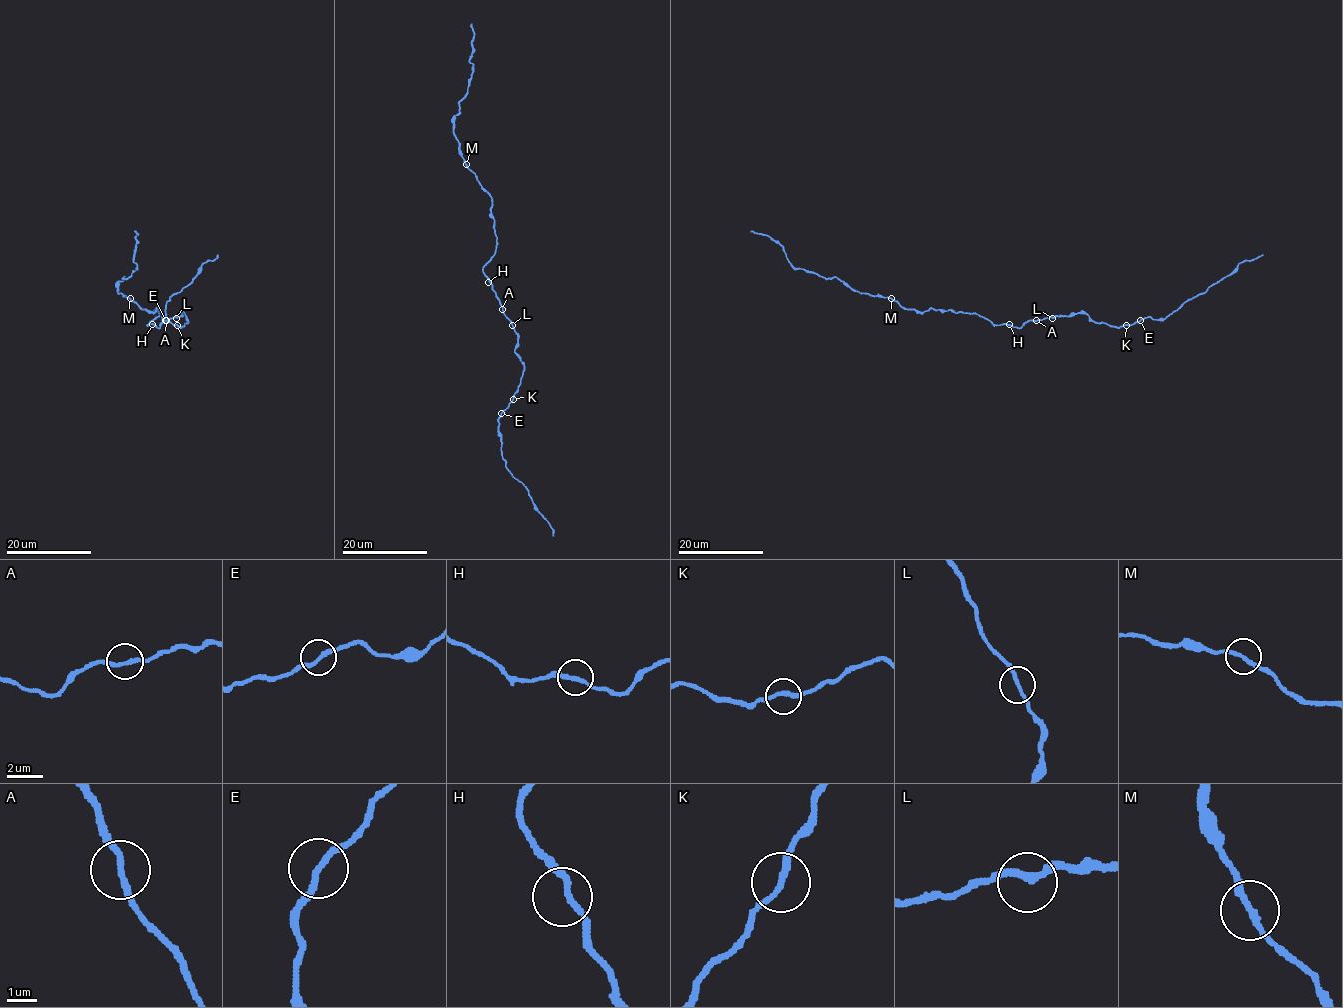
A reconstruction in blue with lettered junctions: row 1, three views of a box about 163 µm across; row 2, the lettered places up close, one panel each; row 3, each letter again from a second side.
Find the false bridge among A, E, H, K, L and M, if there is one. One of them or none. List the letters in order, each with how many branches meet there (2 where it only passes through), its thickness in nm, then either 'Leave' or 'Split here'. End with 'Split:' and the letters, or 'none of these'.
A: Branches: 2. Thickness 220 nm. Leave
E: Branches: 2. Thickness 200 nm. Leave
H: Branches: 2. Thickness 200 nm. Leave
K: Branches: 2. Thickness 200 nm. Leave
L: Branches: 2. Thickness 200 nm. Leave
M: Branches: 2. Thickness 200 nm. Split here
Split: M

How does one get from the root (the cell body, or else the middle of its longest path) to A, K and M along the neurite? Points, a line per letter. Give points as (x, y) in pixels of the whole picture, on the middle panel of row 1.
A: (490, 282), (502, 309)
K: (490, 282), (503, 314), (517, 334), (515, 353), (523, 365), (523, 374), (513, 399)
M: (490, 282), (483, 267), (494, 254), (497, 244), (491, 212), (492, 198), (465, 164)

